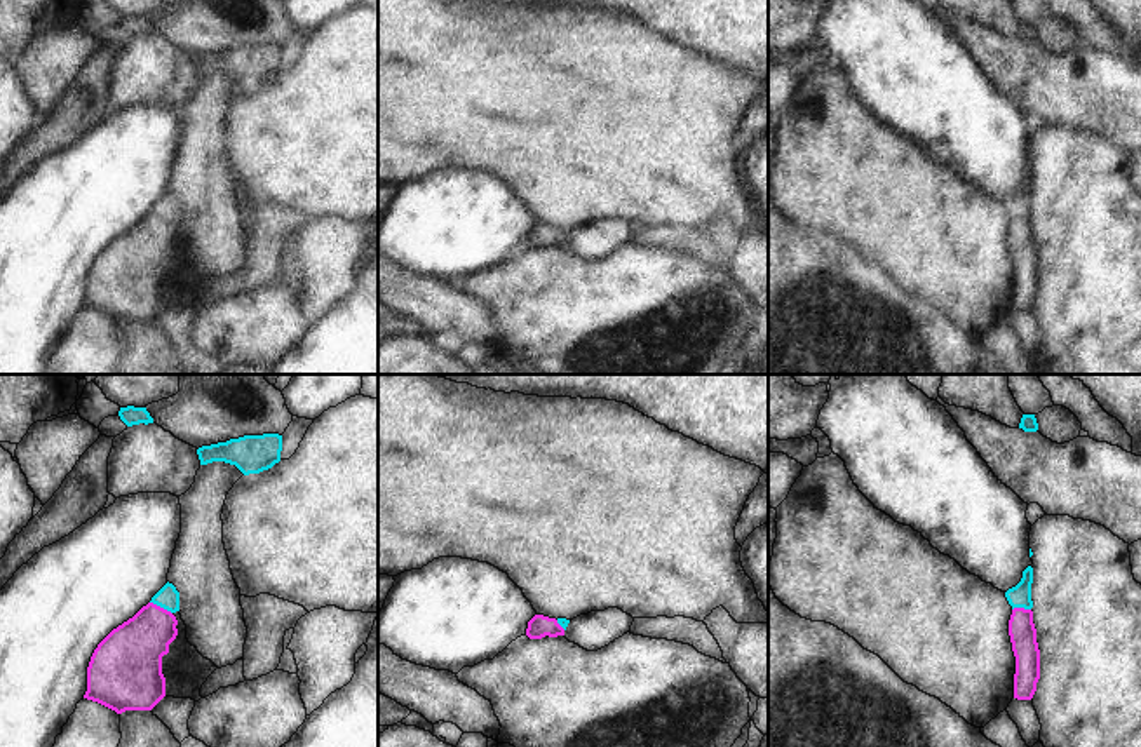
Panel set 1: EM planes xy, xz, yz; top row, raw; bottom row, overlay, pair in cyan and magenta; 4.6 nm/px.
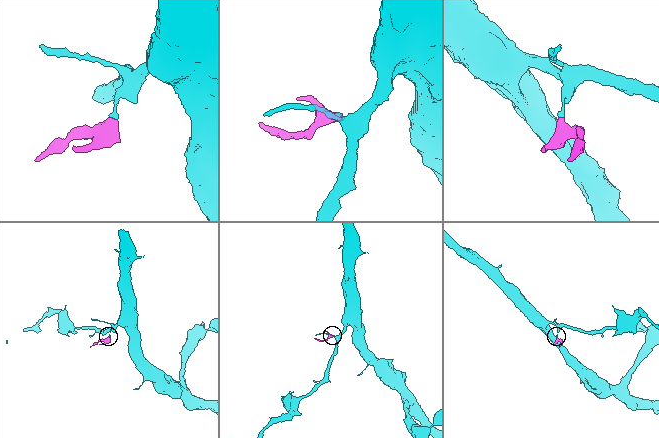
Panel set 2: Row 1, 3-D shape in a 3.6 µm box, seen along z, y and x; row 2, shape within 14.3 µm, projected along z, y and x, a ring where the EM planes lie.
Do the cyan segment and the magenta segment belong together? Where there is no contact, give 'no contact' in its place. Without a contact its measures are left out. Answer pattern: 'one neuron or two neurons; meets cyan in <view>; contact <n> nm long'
one neuron; meets cyan in xy; contact 120 nm long

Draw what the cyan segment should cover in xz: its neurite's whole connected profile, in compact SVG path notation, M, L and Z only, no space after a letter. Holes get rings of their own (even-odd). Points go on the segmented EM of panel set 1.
M535 615L528 622L526 636L530 639L542 639L545 636L549 636L549 637L564 636L568 623L570 623L570 620L566 620L566 618L556 620L556 618L549 618L543 615Z

